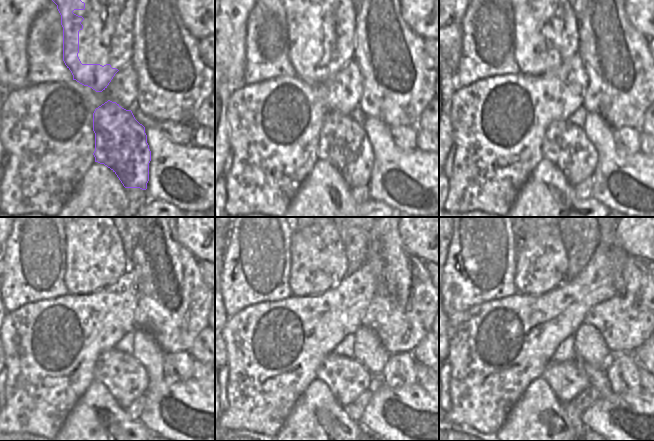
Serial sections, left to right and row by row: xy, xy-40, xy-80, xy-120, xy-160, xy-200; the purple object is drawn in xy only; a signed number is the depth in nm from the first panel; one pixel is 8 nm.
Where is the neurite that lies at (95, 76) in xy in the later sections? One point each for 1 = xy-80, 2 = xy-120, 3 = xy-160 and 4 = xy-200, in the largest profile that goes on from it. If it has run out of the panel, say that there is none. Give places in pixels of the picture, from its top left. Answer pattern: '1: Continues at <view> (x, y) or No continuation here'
1: Continues at xy-80 (521, 20)
2: Continues at xy-120 (73, 250)
3: Continues at xy-160 (297, 277)
4: Continues at xy-200 (522, 279)

